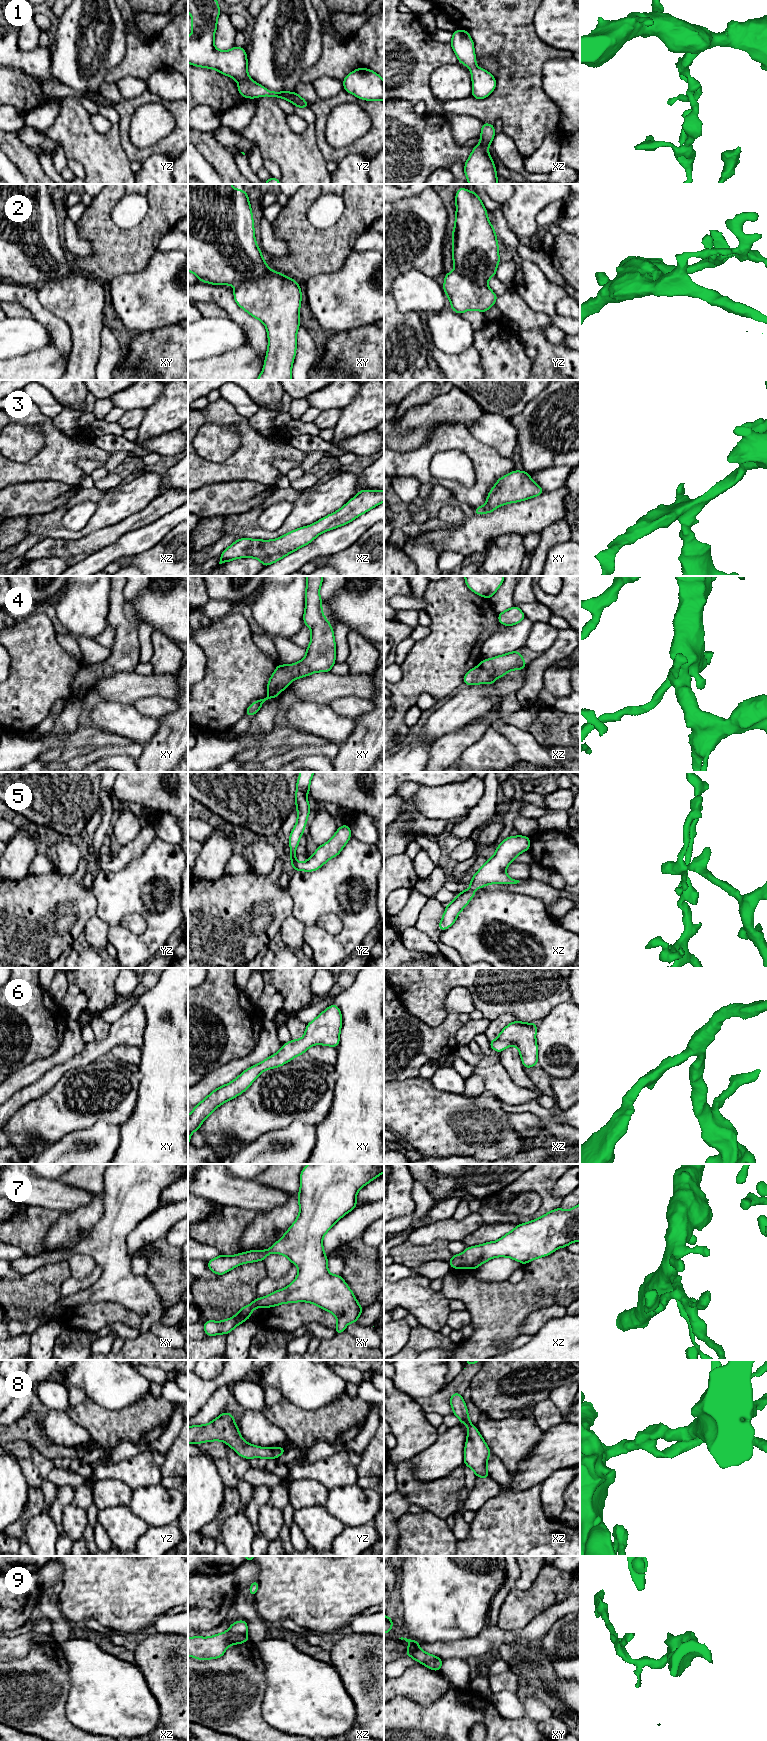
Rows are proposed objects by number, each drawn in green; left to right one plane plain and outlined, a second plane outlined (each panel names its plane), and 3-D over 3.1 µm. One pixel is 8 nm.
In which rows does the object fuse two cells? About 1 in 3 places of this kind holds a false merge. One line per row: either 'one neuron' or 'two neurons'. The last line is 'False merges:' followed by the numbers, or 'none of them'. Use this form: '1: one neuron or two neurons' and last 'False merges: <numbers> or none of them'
1: one neuron
2: one neuron
3: one neuron
4: one neuron
5: one neuron
6: one neuron
7: one neuron
8: one neuron
9: two neurons
False merges: 9

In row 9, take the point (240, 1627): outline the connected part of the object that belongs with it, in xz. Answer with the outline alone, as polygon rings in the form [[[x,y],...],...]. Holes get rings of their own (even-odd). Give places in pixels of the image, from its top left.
[[[246,1620],[236,1621],[230,1625],[228,1630],[235,1634],[245,1635],[248,1630],[247,1622]]]

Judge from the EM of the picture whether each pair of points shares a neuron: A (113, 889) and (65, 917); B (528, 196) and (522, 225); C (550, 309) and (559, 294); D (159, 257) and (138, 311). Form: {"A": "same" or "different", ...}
{"A": "different", "B": "same", "C": "same", "D": "same"}

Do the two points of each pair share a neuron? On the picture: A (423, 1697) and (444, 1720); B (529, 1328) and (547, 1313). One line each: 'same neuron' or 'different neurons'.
A: different neurons
B: same neuron

